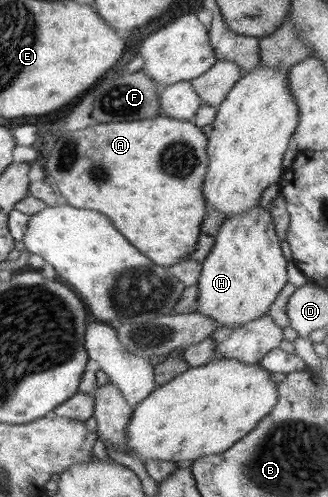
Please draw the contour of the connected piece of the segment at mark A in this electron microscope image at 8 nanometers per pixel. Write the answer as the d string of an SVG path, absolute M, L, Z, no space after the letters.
M160 115L126 123L98 123L88 133L64 133L45 158L45 174L68 205L96 209L108 215L114 227L156 265L168 267L188 260L198 245L198 233L206 215L202 183L208 168L207 138L192 122Z

